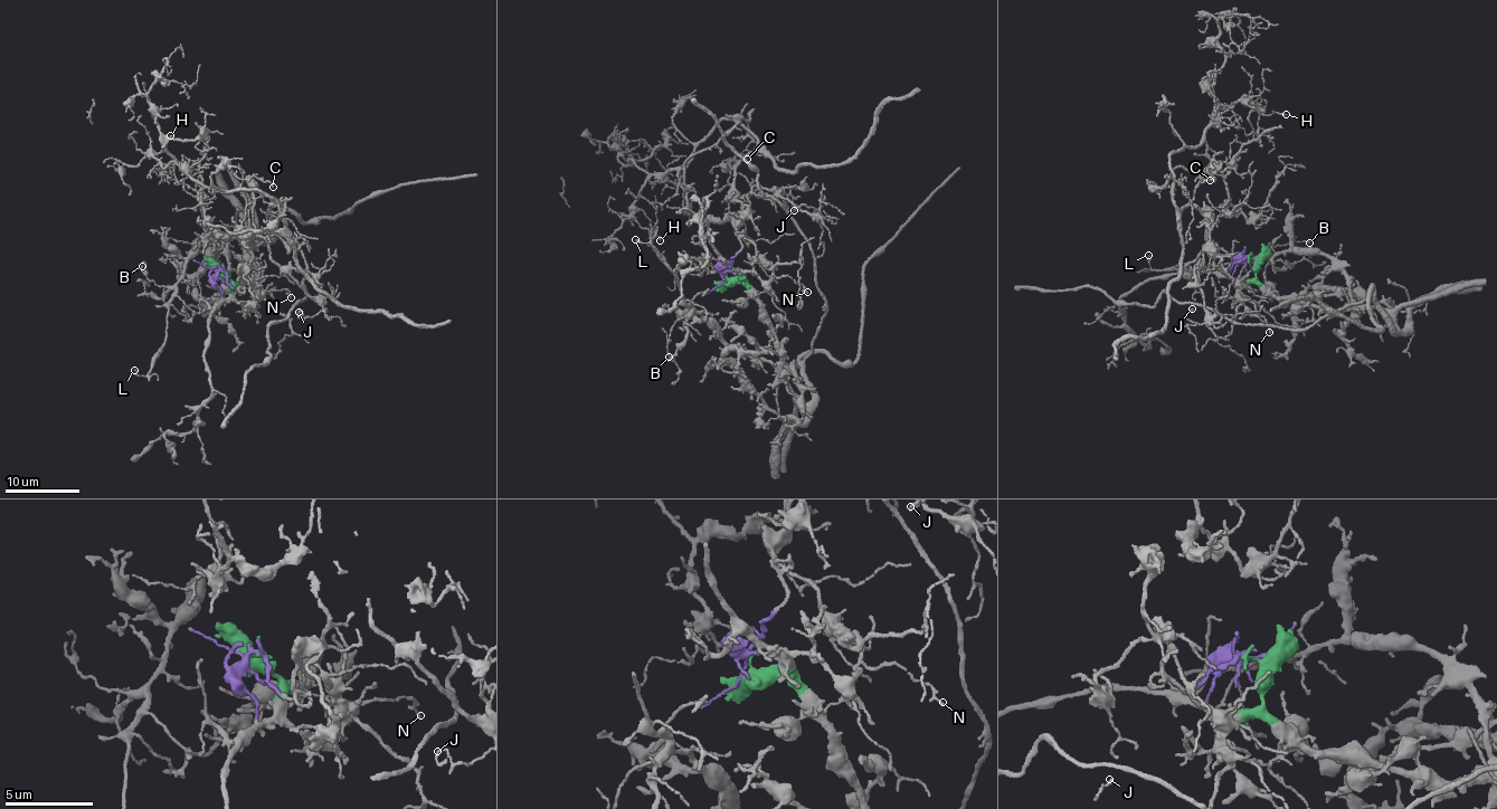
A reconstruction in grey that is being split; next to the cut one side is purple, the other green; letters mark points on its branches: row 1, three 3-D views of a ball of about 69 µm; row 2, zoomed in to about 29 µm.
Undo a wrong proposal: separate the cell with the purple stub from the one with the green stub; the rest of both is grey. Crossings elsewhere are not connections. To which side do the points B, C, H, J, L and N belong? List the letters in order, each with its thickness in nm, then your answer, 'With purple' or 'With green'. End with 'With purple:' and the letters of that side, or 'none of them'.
B: Thickness 110 nm. With green
C: Thickness 150 nm. With purple
H: Thickness 150 nm. With purple
J: Thickness 140 nm. With purple
L: Thickness 80 nm. With green
N: Thickness 150 nm. With purple
With purple: C, H, J, N

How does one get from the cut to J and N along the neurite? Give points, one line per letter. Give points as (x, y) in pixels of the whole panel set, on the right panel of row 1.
J: (1250, 257), (1225, 272), (1214, 264), (1206, 224), (1197, 270), (1202, 323), (1186, 317), (1192, 308)
N: (1250, 257), (1231, 264), (1225, 272), (1214, 264), (1216, 256), (1237, 288), (1265, 319), (1270, 332)

